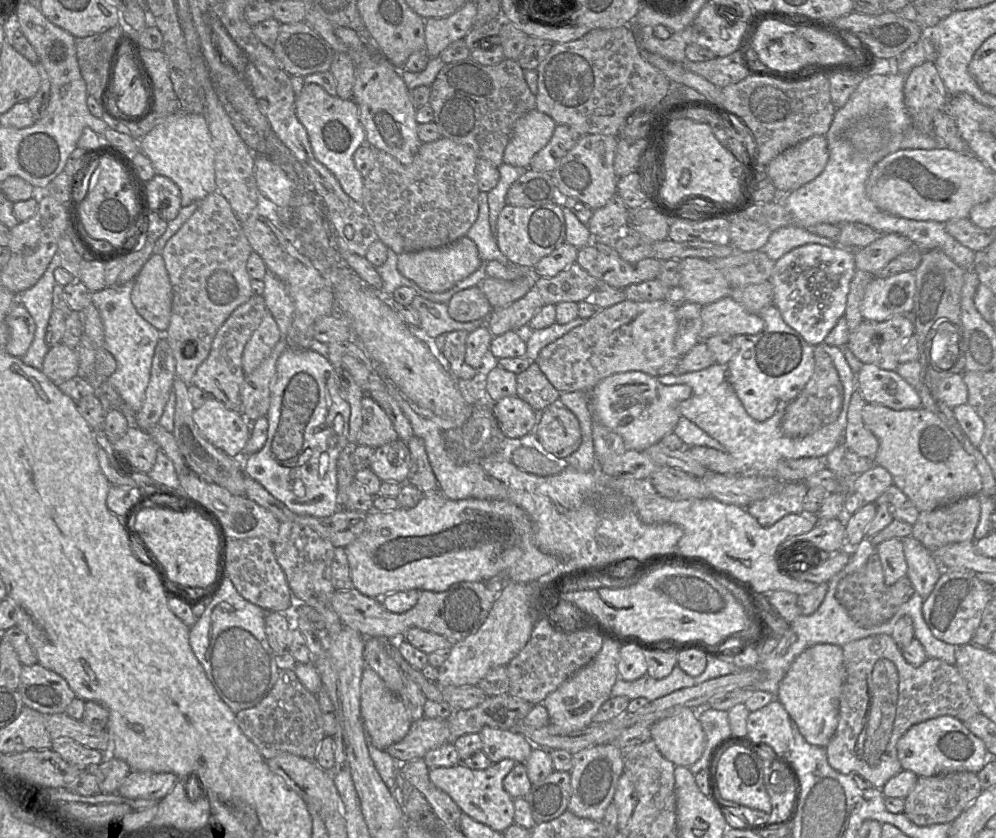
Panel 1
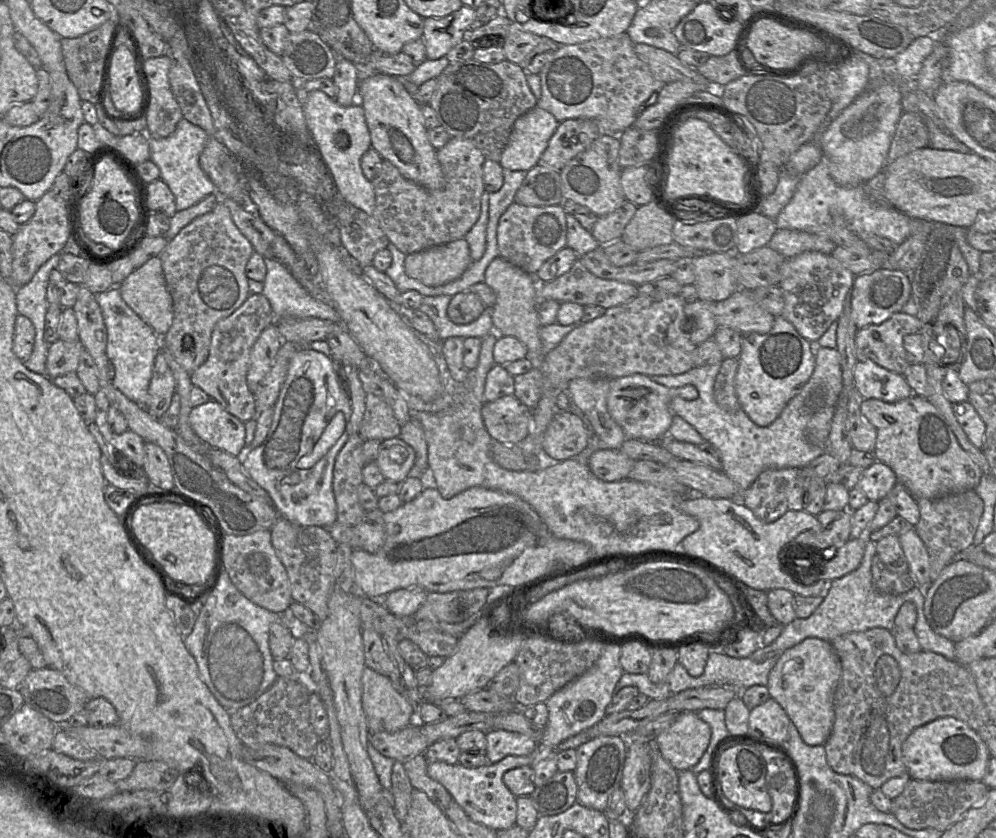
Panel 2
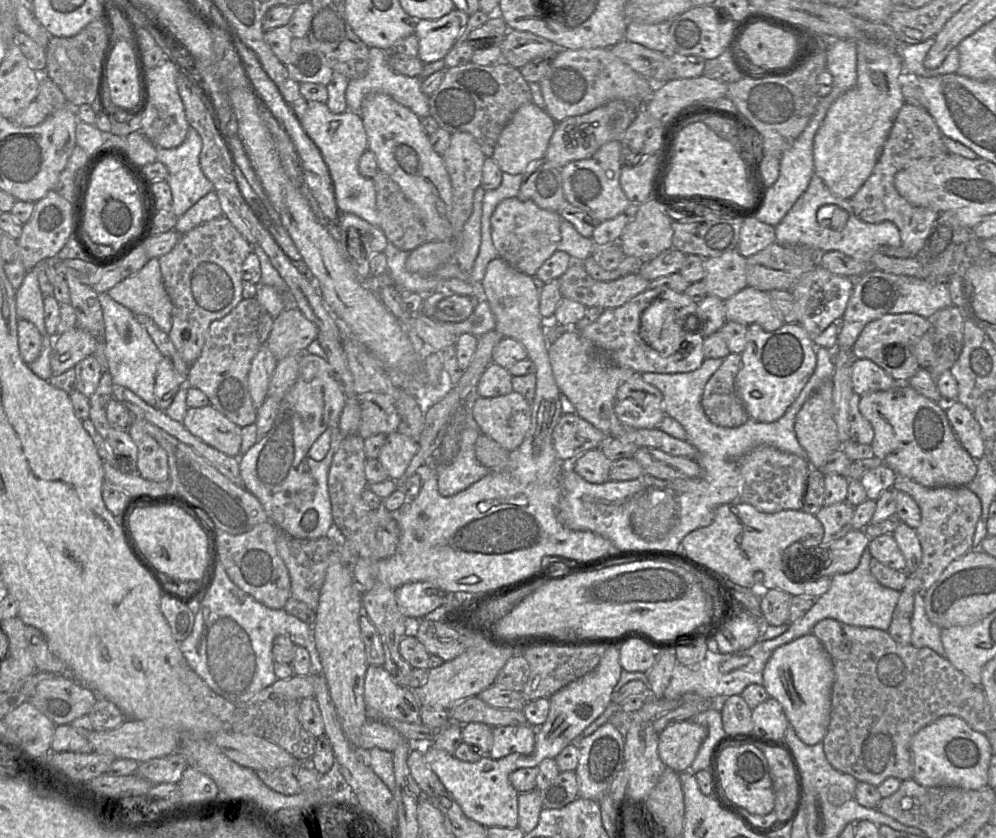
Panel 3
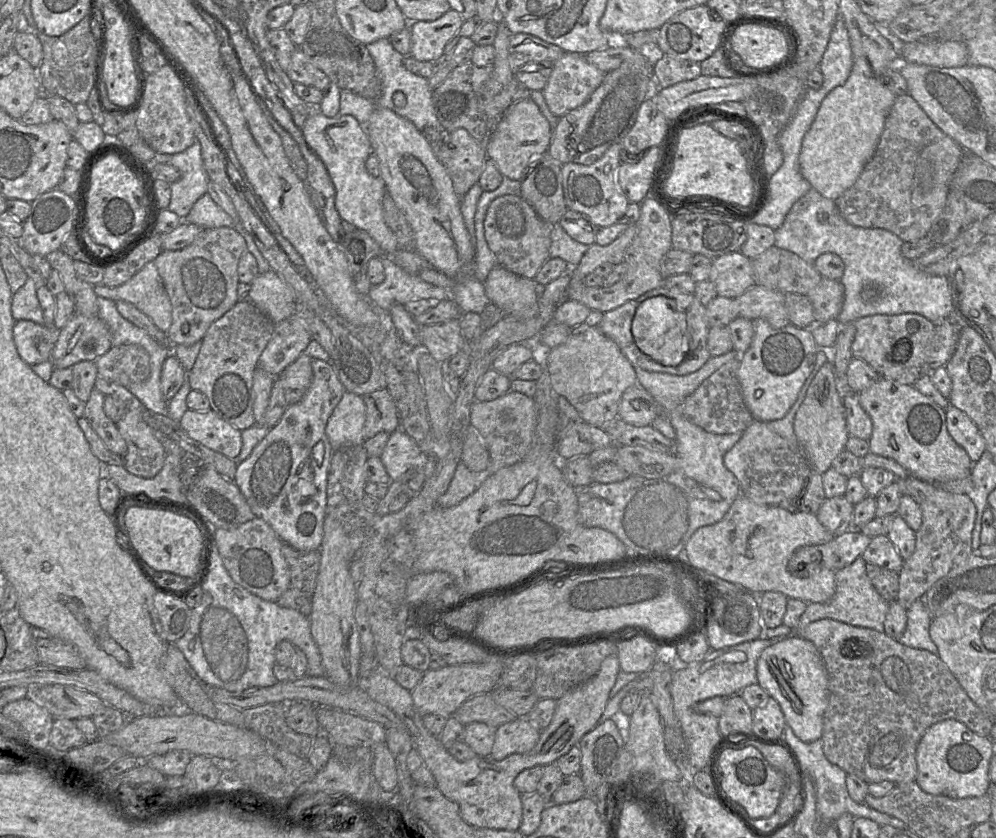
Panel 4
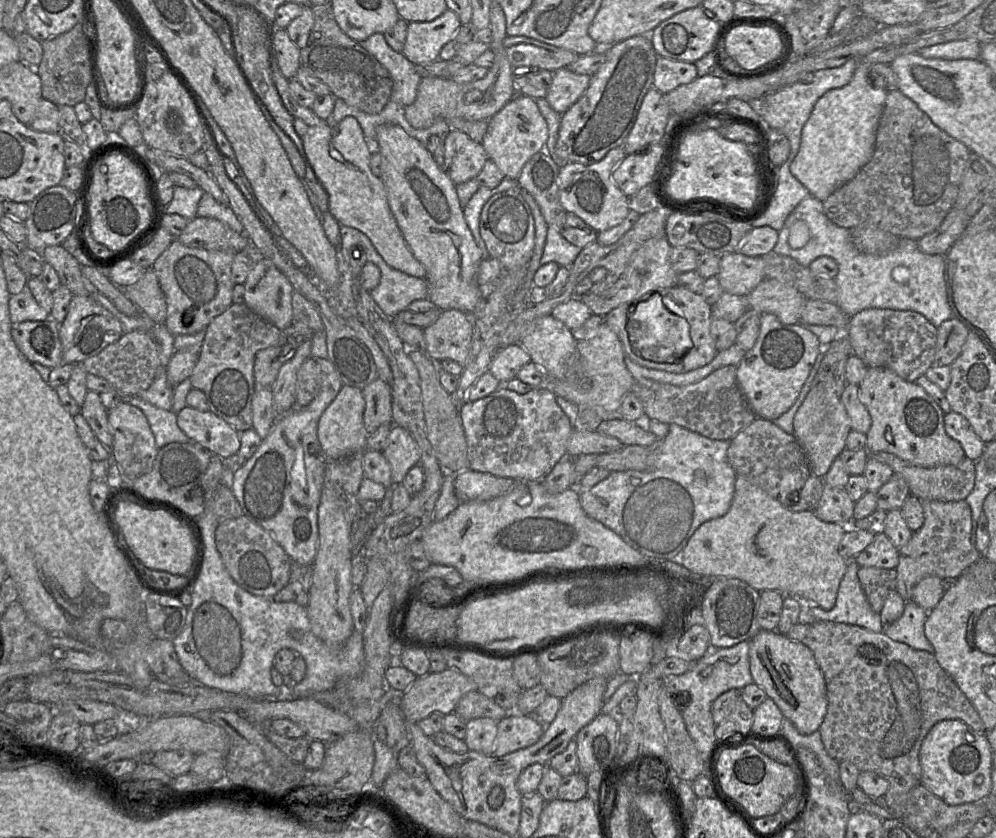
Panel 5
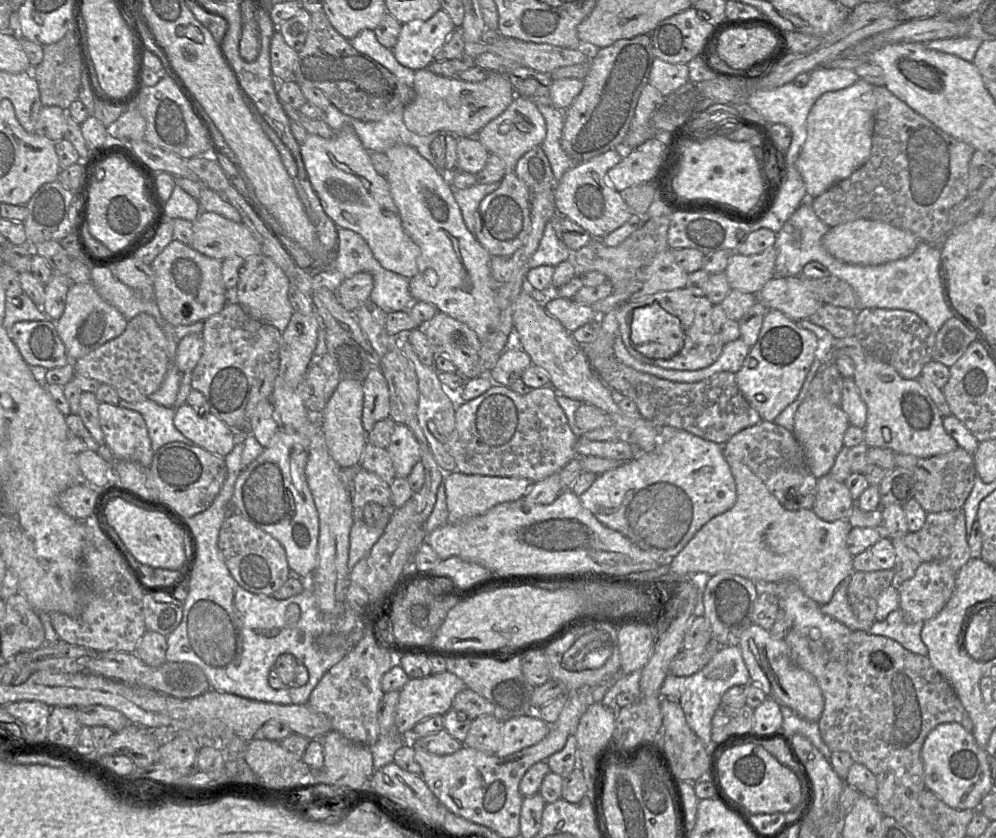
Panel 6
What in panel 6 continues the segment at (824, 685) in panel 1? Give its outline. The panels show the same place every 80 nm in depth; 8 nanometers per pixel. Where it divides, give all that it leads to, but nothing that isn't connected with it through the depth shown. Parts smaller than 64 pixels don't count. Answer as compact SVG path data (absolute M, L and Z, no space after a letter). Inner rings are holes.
M752 623L740 636L737 643L741 649L742 657L748 669L750 680L758 685L768 698L774 699L779 705L792 709L801 718L818 722L824 708L824 698L815 677L808 671L795 665L790 657L790 651L785 640L774 639L770 631Z

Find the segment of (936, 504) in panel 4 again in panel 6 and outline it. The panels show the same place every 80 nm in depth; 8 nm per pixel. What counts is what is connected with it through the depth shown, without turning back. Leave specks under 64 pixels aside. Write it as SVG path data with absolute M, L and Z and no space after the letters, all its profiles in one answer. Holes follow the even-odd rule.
M962 508L936 513L927 513L926 521L917 532L907 532L905 535L891 539L895 549L894 578L892 585L912 578L917 568L925 562L941 563L955 572L971 559L966 533L965 513Z

